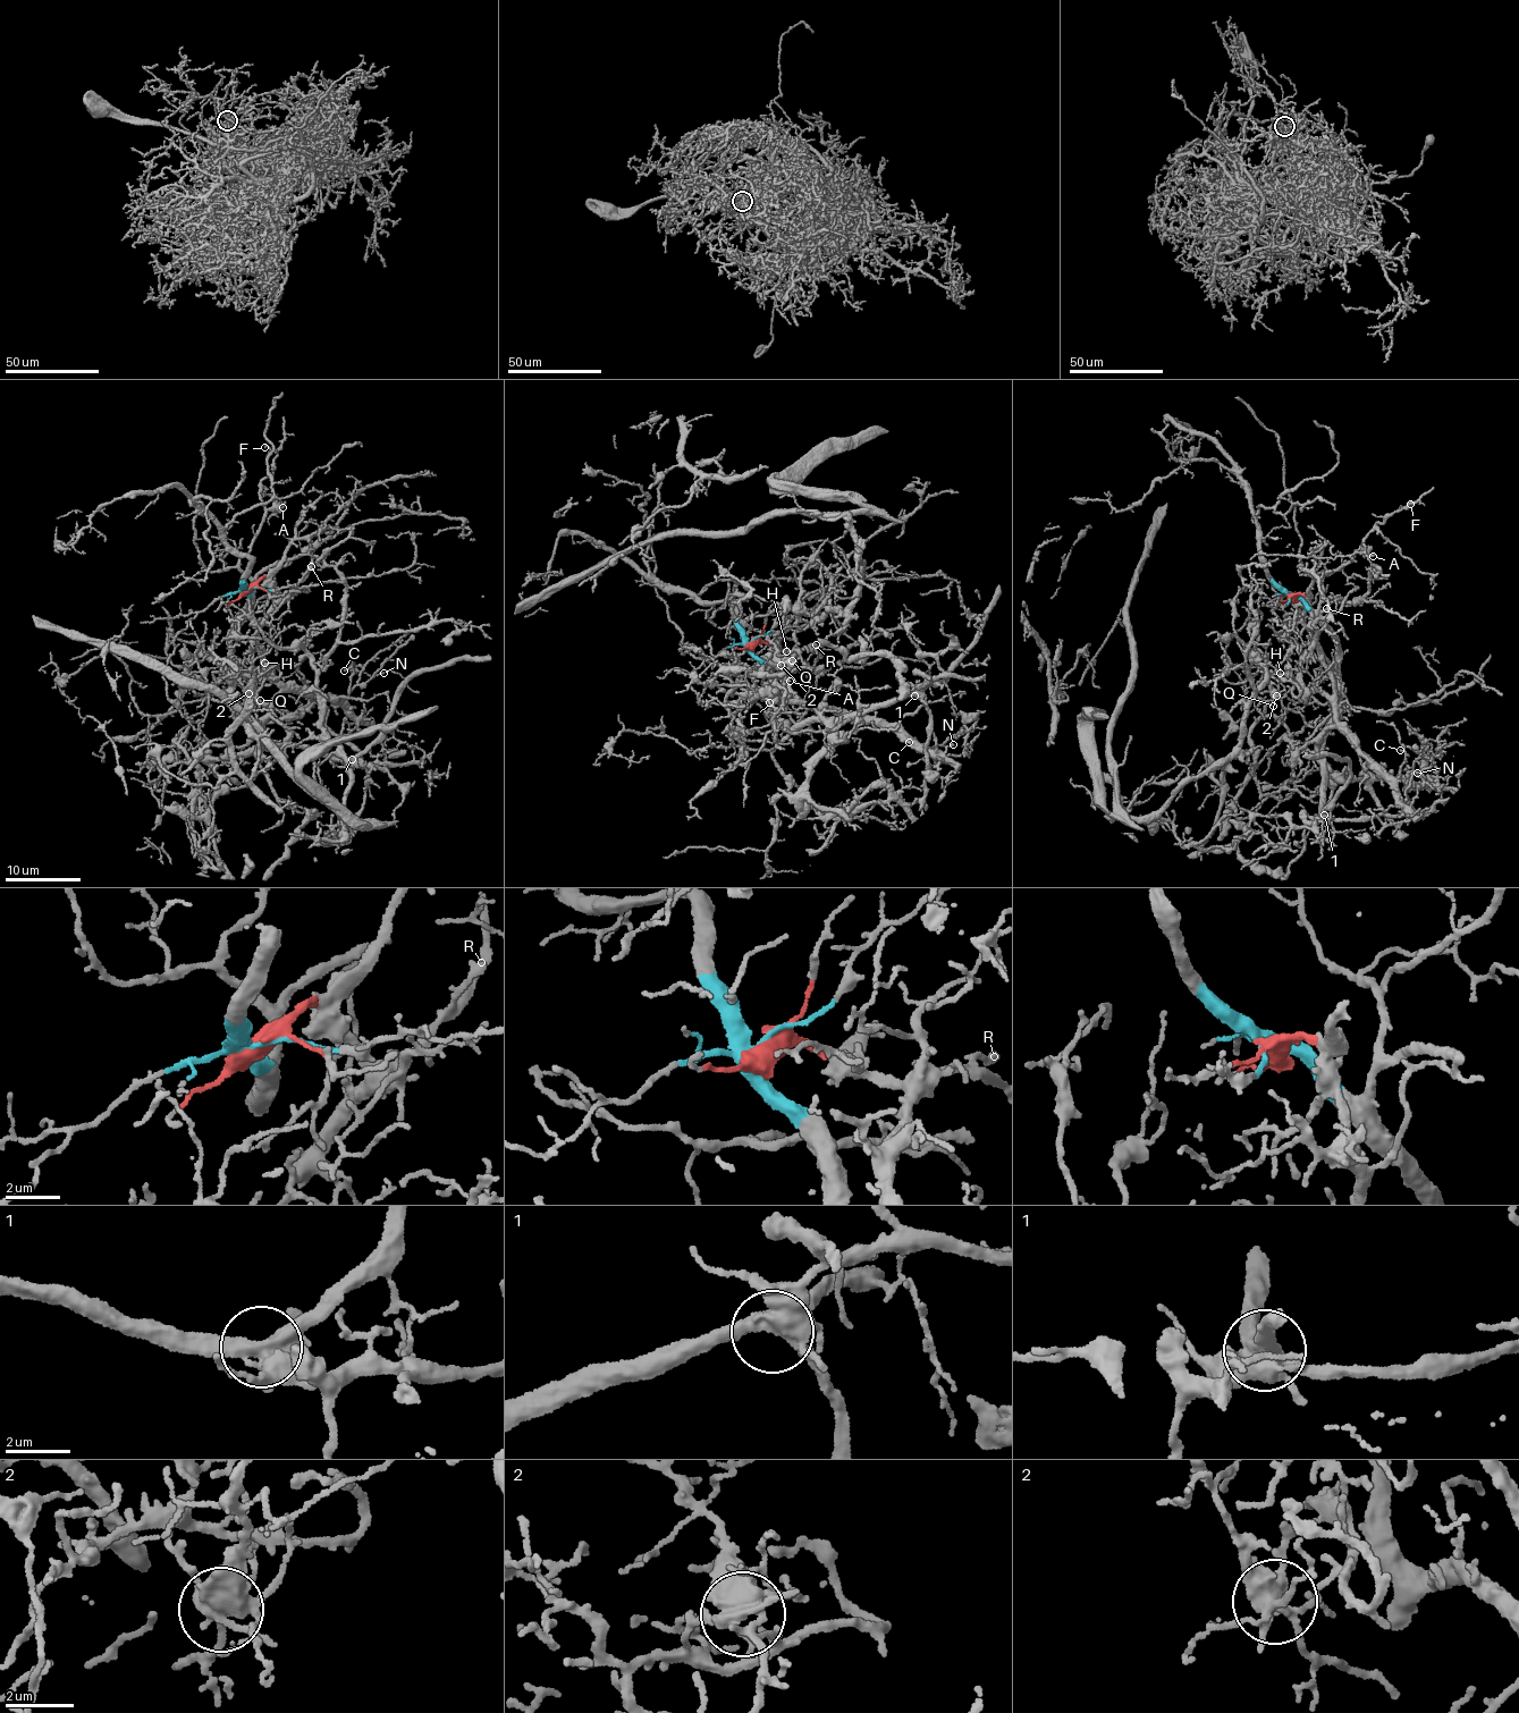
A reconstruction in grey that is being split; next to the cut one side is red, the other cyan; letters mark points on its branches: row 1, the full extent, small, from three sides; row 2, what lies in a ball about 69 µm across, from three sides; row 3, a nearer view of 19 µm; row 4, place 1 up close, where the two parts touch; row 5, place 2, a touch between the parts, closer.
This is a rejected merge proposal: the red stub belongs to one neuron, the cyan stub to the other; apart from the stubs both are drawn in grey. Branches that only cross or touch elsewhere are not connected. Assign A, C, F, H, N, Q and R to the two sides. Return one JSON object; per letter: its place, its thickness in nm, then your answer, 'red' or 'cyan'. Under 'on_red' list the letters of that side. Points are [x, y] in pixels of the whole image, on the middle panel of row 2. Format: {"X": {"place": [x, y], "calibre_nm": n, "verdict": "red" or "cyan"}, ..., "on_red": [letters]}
{"A": {"place": [790, 681], "calibre_nm": 260, "verdict": "cyan"}, "C": {"place": [909, 742], "calibre_nm": 130, "verdict": "red"}, "F": {"place": [769, 702], "calibre_nm": 100, "verdict": "cyan"}, "H": {"place": [786, 651], "calibre_nm": 280, "verdict": "red"}, "N": {"place": [953, 744], "calibre_nm": 150, "verdict": "cyan"}, "Q": {"place": [792, 660], "calibre_nm": 180, "verdict": "red"}, "R": {"place": [816, 644], "calibre_nm": 280, "verdict": "red"}, "on_red": ["C", "H", "Q", "R"]}

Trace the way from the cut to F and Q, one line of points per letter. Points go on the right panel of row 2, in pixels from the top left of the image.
F: (1291, 597), (1299, 596), (1314, 608), (1318, 607), (1322, 577), (1353, 555), (1377, 523), (1410, 504)
Q: (1291, 597), (1302, 596), (1333, 692), (1305, 688), (1284, 673), (1287, 676), (1282, 678), (1273, 706)

